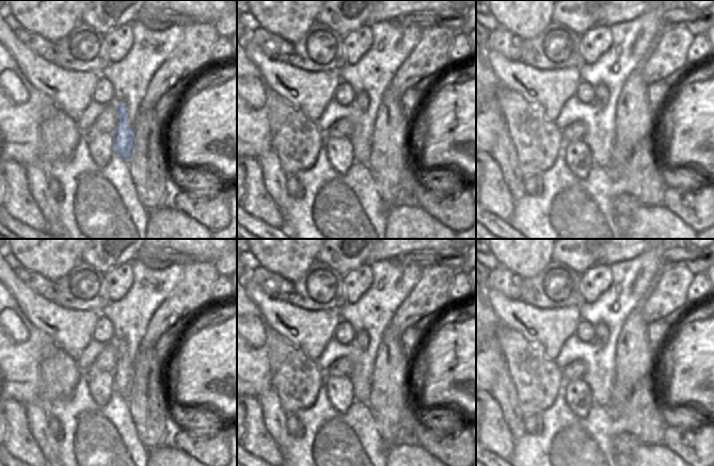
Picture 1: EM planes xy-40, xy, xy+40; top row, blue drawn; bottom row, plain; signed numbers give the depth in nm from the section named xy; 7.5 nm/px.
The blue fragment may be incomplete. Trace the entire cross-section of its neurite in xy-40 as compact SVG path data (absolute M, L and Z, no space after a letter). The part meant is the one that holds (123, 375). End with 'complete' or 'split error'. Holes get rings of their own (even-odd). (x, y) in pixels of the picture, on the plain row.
M121 340L117 343L117 365L113 371L113 391L127 400L134 384L134 368L128 367L128 350Z; complete

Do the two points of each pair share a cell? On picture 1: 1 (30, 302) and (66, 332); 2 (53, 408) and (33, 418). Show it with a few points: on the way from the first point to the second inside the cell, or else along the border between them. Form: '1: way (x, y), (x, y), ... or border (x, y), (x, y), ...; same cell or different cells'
1: way (38, 310), (58, 323); same cell
2: border (46, 406), (46, 413), (49, 416); different cells

